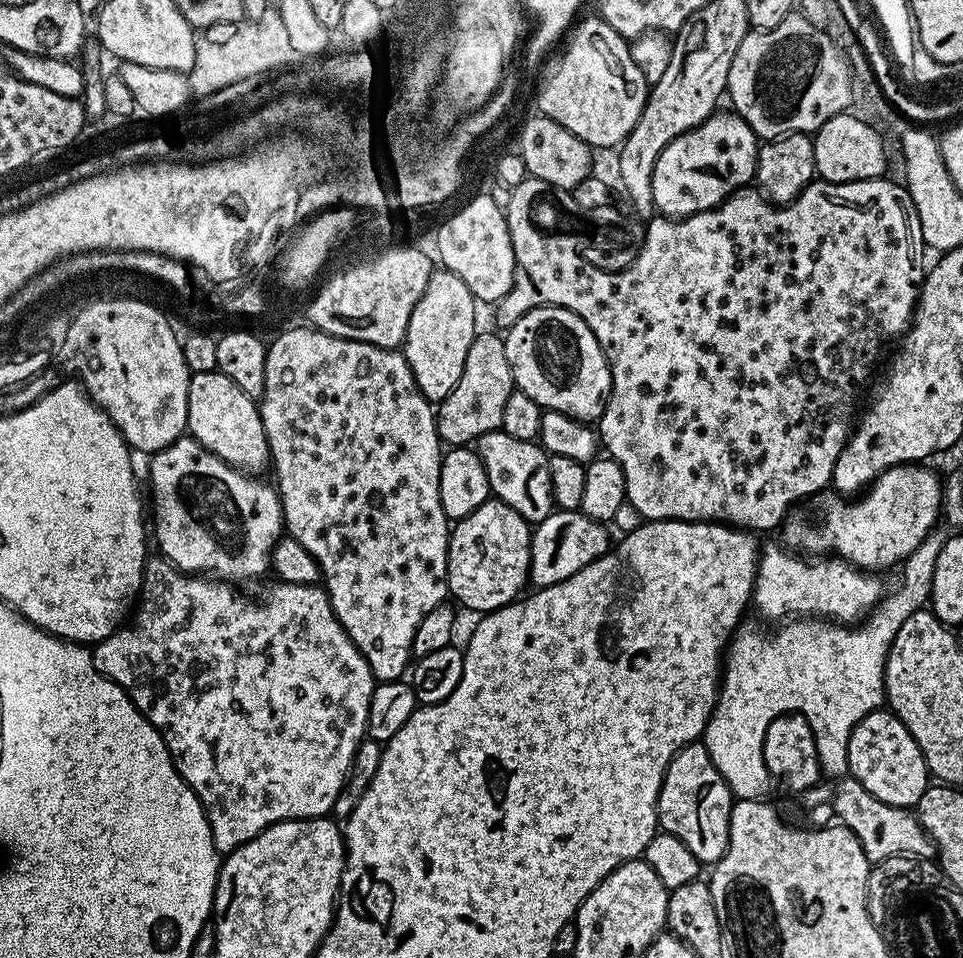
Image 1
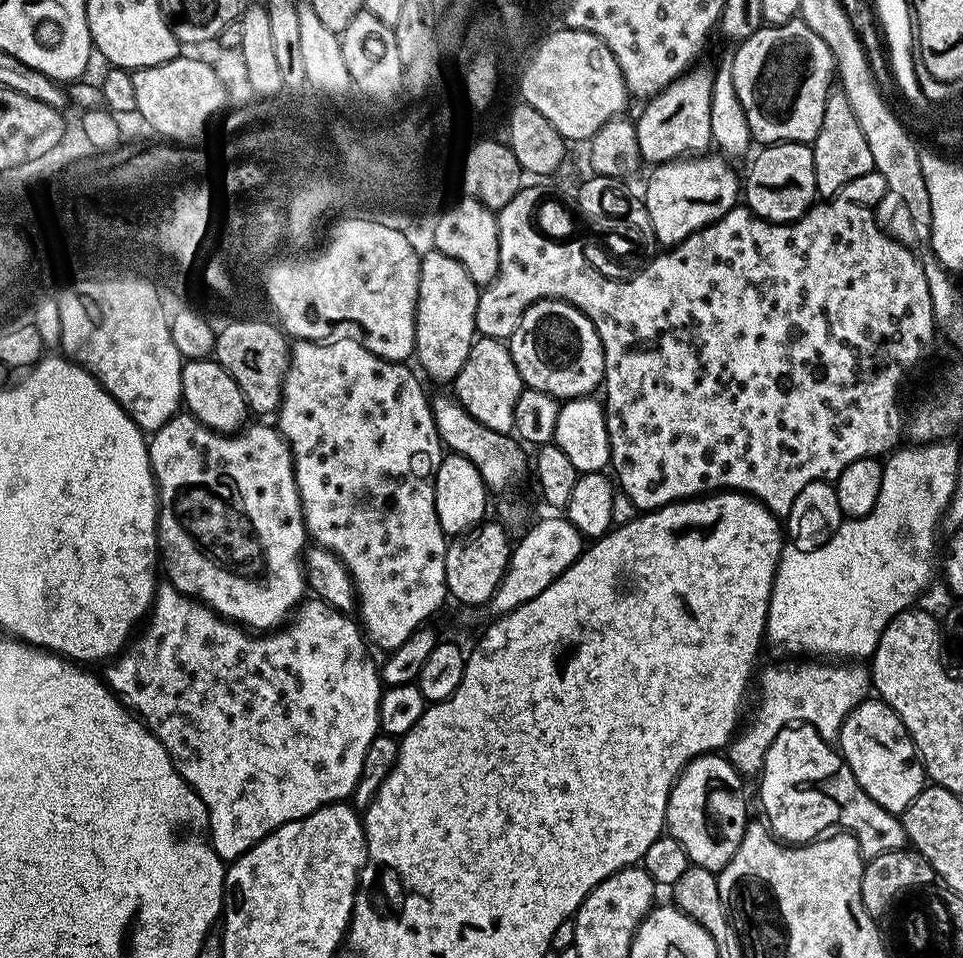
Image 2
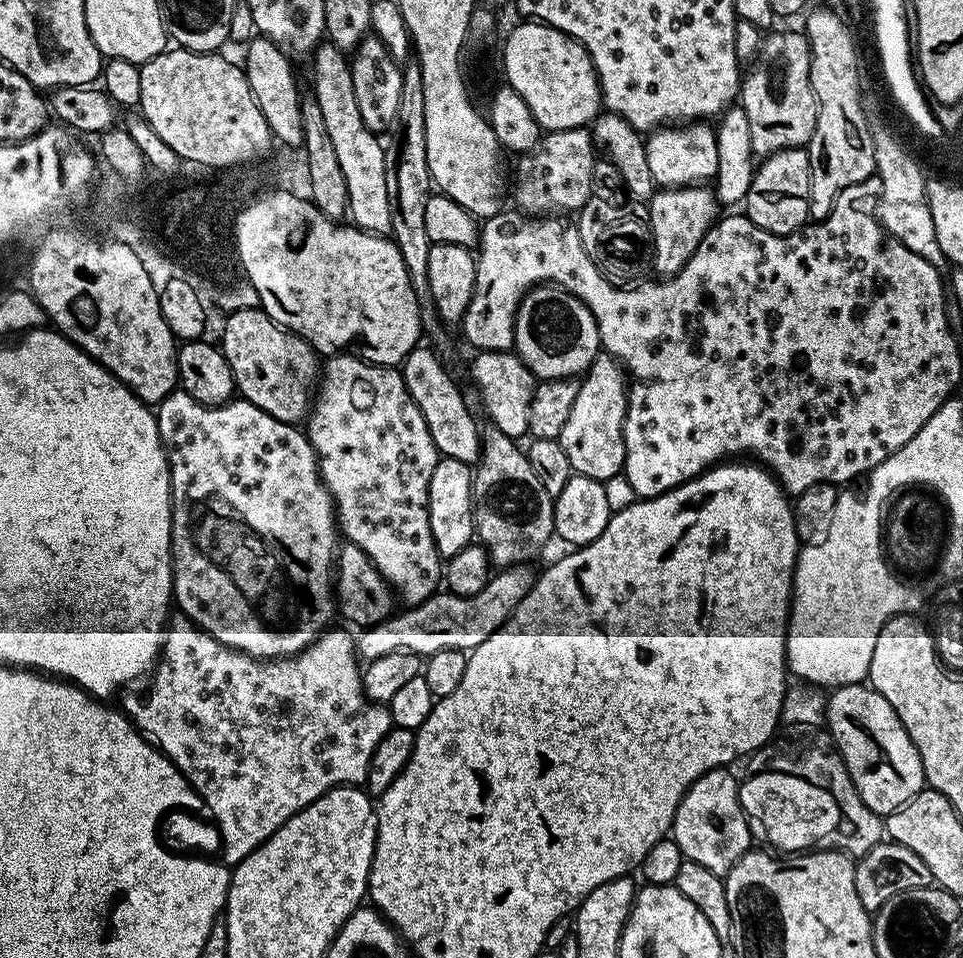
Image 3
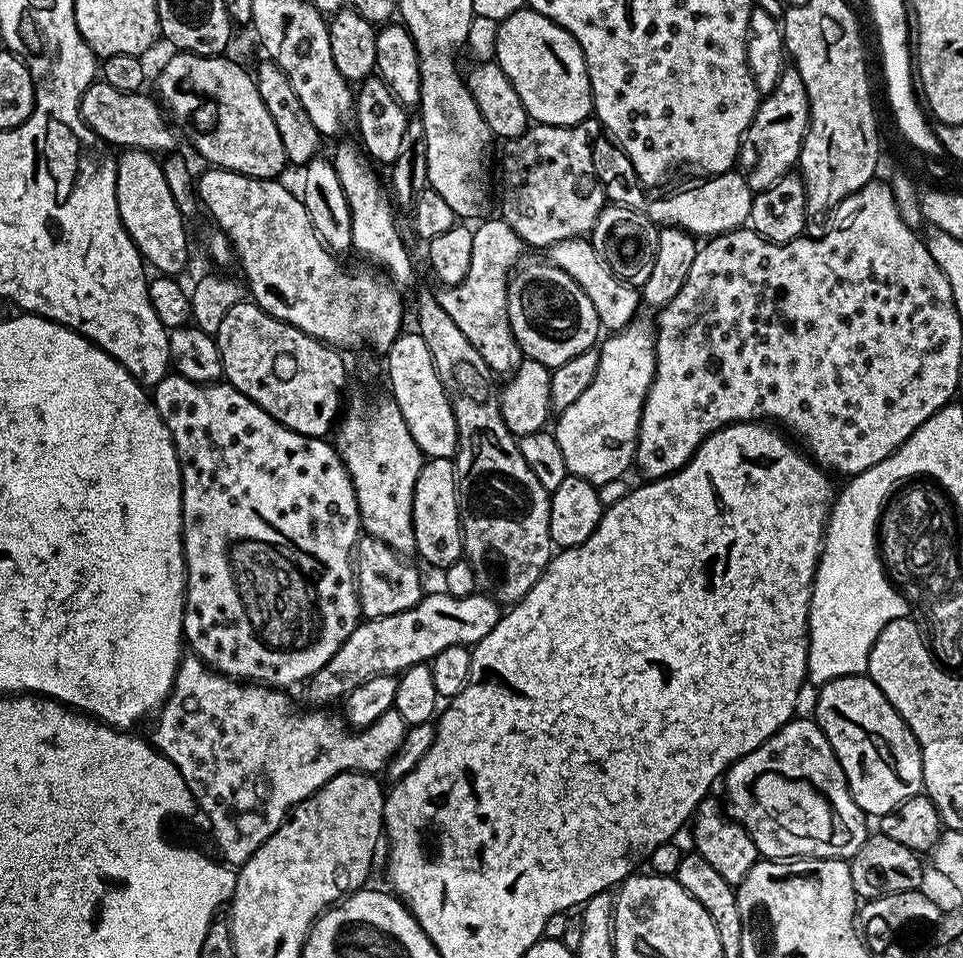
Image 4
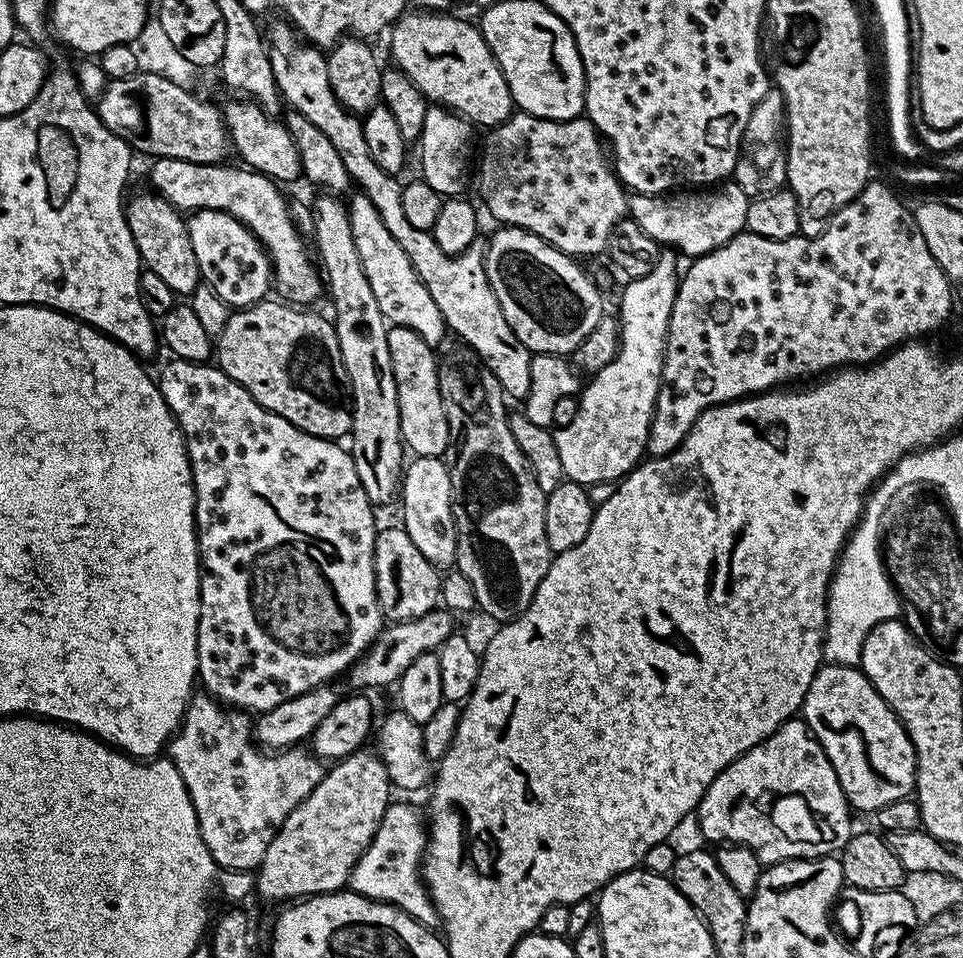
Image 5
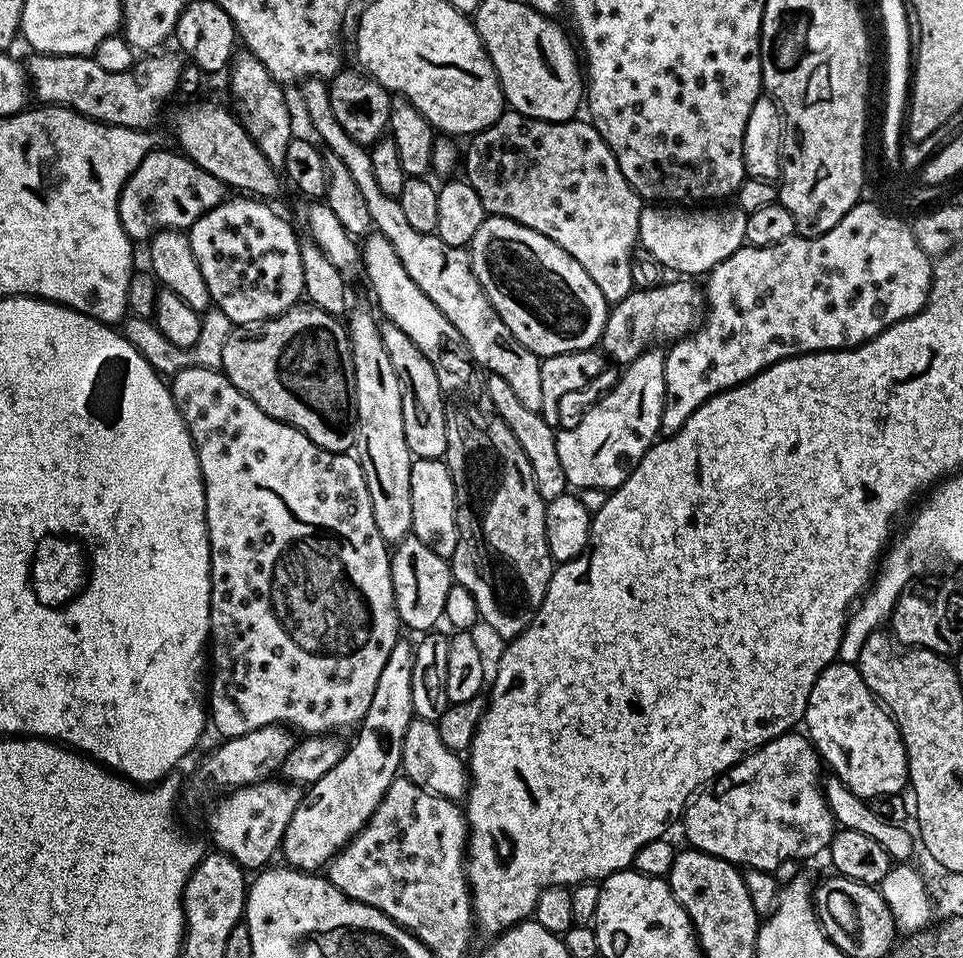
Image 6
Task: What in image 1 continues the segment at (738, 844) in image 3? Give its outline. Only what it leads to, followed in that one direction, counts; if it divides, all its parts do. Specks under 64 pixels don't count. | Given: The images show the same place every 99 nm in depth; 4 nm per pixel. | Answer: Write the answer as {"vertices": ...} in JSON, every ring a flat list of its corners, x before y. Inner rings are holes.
{"vertices":[[703,742,687,744,670,762,670,766,664,775,664,781,658,794,656,803,656,815,658,824,665,832,669,832,674,838,678,838,694,854,694,858,700,860,701,865,712,866,717,860,721,860,726,854,730,842,730,814,734,797,726,778,718,774,718,766,710,758]]}

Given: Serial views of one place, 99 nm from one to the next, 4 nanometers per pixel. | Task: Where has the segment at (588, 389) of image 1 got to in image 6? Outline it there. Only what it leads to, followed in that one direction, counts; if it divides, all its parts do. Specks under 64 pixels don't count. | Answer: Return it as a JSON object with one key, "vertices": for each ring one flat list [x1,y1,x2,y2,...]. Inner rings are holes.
{"vertices":[[488,216,482,222,482,226,478,226,478,234,474,234,474,238,472,239,470,245,470,263,474,274,478,278,478,282,482,286,482,290,490,298,493,310,502,318,502,322,506,322,510,334,514,334,514,338,522,346,526,346,533,356,543,358,545,356,566,354,567,352,586,352,595,349,599,345,600,335,604,329,610,305,605,300,602,290,598,290,598,286,594,286,594,278,590,278,590,274,586,274,586,270,582,270,582,266,578,266,578,262,574,258,570,258,570,254,566,254,566,250,562,250,562,246,550,242,550,238,546,238,542,234,538,234,534,230,530,230,526,226,514,222,510,218]]}

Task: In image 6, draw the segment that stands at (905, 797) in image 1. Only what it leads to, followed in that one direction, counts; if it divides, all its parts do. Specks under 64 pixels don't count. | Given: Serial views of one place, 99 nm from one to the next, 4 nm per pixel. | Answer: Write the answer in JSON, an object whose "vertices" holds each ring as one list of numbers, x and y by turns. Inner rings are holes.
{"vertices":[[833,662,820,671,820,676,810,690,808,708,802,721,806,735,816,746,820,759,833,768,834,776,854,794,871,802,878,796,894,796,905,791,908,784,908,755,900,731,891,712,873,696,856,664]]}

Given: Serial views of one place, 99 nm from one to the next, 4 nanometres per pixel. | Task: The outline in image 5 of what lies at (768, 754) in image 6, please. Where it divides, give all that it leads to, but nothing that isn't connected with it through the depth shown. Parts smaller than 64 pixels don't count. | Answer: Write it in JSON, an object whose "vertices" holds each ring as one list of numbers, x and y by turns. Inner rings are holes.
{"vertices":[[800,718,787,720,776,733,767,736,761,744,754,746,746,754,742,754,731,766,722,770,718,778,714,778,714,782,700,800,698,809,700,832,706,839,713,840,716,846,727,842,732,846,749,848,751,852,755,852,761,865,776,864,776,856,780,856,780,828,776,828,774,810,782,800,790,800,790,798,800,800,806,806,808,814,814,816,818,838,816,840,796,840,784,832,784,840,788,840,788,844,784,844,784,852,796,852,794,860,810,860,808,852,820,852,823,856,843,852,844,847,848,845,849,838,854,835,853,813,850,811,849,802,844,796,842,786,838,782,838,774,830,758,826,758,822,746,816,741,808,725]]}

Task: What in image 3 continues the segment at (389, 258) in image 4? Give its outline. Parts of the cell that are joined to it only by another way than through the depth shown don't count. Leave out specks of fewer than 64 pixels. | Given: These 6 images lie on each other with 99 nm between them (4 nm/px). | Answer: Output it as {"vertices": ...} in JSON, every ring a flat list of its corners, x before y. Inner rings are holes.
{"vertices":[[324,42,316,49,310,63,316,71,314,95,326,122,326,134,330,134,330,142,334,142,334,154,338,154,342,178,346,178,347,215,352,216,351,223,364,232,391,233,392,207,386,186,386,153,380,145,381,137,364,125,362,114,358,114,349,57,339,48]]}

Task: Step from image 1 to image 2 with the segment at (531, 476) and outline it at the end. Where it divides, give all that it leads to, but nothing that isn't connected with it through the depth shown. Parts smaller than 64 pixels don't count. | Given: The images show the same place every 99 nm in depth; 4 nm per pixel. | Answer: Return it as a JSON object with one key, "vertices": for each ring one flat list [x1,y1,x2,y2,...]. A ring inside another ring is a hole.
{"vertices":[[433,395,430,403,432,406,432,417,440,435,441,445,449,453,462,458,470,458,470,462,474,462,474,466,478,466,478,474,482,474,484,484,489,490,496,494,503,493,507,489,504,488,507,484,516,484,523,478,523,450,525,451,525,449,522,447,519,439,498,430,490,430,486,426,482,426,451,395]]}

